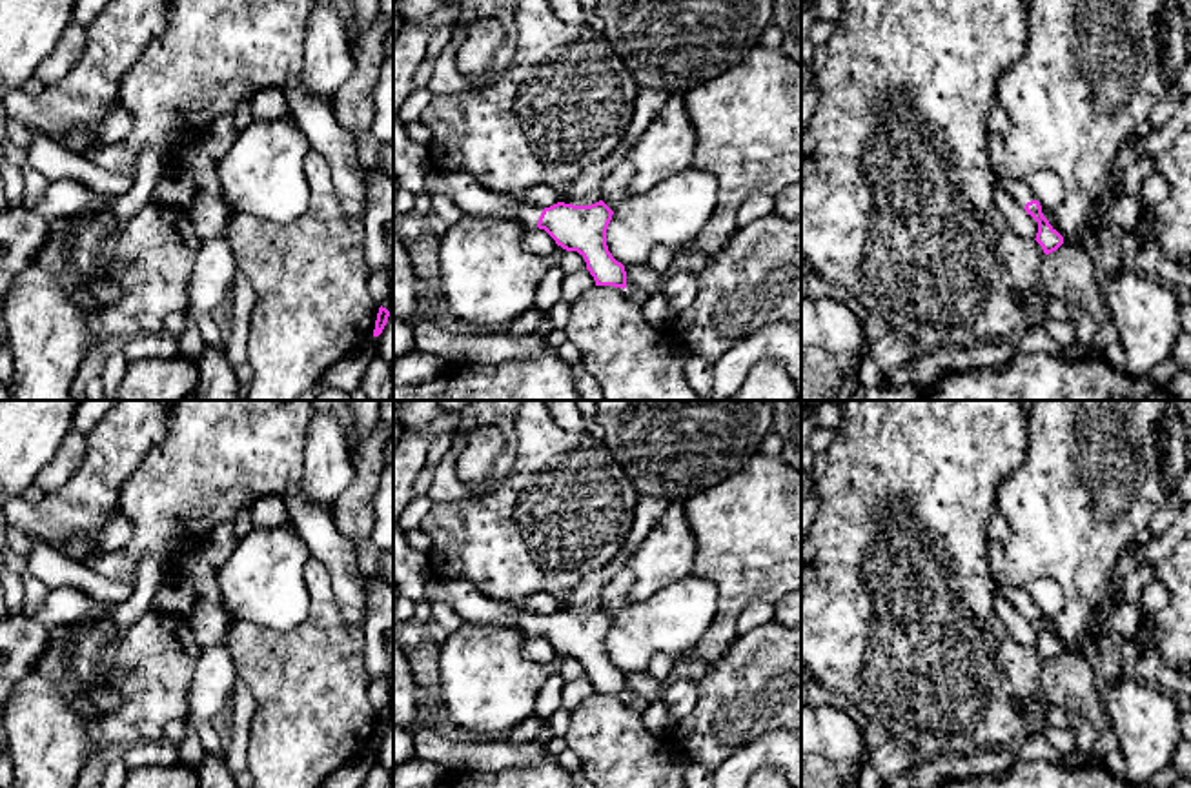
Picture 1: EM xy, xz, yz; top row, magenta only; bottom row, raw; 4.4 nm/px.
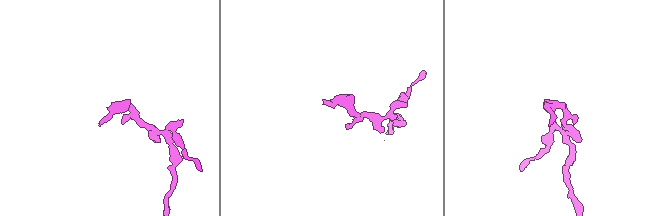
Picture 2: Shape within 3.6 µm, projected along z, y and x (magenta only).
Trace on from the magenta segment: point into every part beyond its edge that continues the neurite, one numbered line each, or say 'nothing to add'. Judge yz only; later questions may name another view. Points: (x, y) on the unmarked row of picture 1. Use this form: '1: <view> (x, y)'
1: yz (1020, 597)

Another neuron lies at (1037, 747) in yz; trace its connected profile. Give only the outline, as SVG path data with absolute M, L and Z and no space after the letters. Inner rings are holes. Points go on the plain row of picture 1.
M1033 733L1020 744L1016 750L1016 763L1020 761L1064 763L1062 753L1049 743L1043 733Z

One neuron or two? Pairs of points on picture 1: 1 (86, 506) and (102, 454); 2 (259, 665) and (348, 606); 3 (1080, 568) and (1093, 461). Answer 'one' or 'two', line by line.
1: one
2: two
3: one

